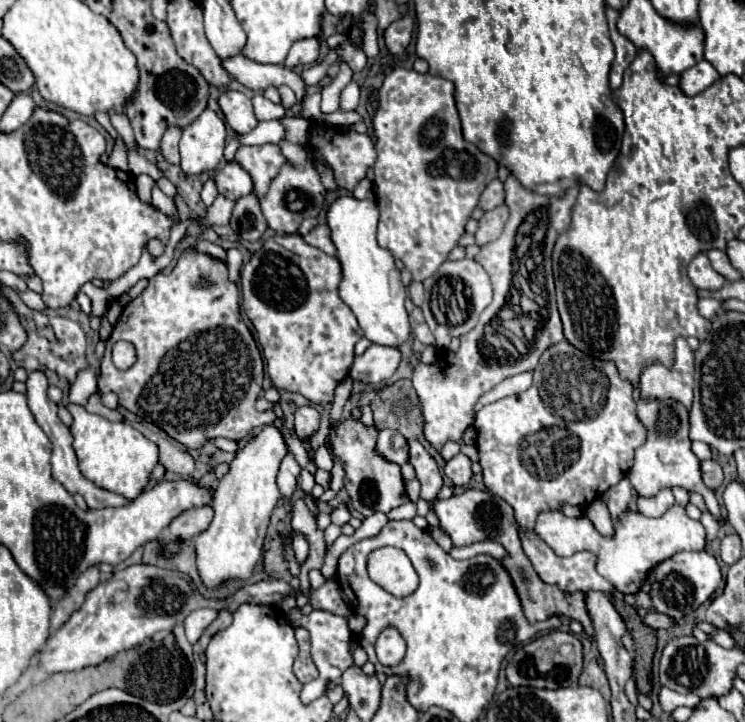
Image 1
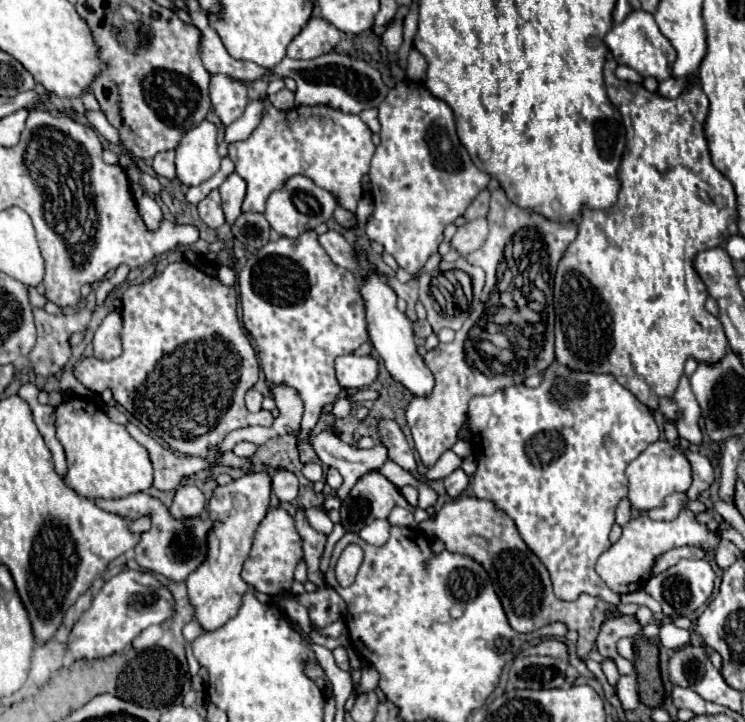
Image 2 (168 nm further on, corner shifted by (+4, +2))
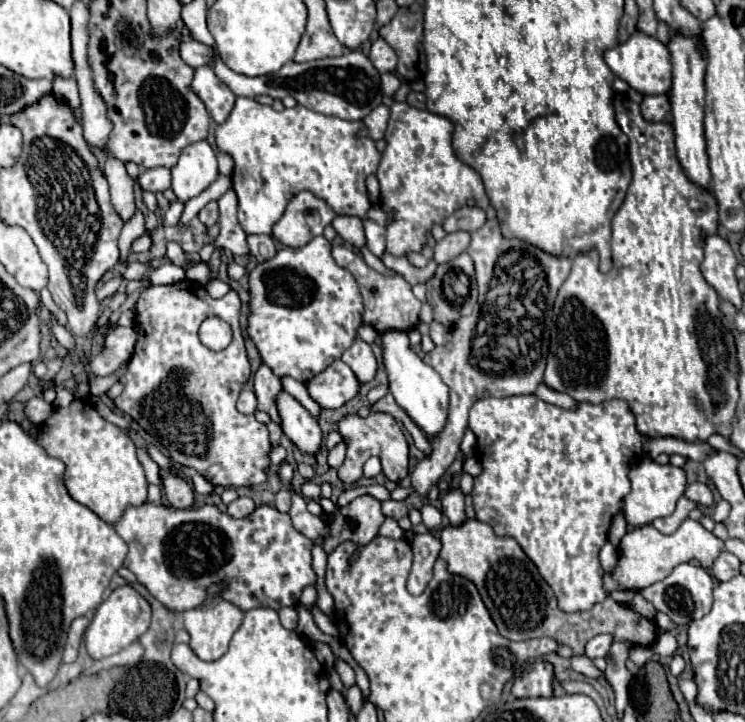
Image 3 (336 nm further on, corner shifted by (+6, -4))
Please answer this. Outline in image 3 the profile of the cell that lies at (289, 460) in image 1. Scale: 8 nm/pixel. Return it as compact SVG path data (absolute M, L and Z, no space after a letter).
M280 489L276 495L274 495L274 507L278 509L278 511L288 511L290 509L290 491L286 491L286 489Z

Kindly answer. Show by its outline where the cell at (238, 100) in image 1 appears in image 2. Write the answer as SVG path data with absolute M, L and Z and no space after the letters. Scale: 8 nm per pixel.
M210 75L210 99L216 115L222 119L224 125L236 121L248 103L246 83L228 75Z

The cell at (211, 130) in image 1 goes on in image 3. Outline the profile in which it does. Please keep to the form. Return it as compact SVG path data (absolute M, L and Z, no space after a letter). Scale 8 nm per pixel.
M196 141L182 149L178 163L172 167L172 191L180 201L200 195L218 177L216 153L208 141Z

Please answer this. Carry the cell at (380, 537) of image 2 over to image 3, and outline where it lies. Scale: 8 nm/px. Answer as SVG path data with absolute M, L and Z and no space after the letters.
M388 517L388 519L382 523L382 527L380 527L380 535L392 537L392 539L402 539L402 537L404 537L404 531L400 529L400 525L398 525L398 521L396 521L394 517Z

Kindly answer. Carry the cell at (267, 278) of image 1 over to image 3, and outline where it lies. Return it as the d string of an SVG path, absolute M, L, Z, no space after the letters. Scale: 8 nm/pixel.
M314 237L304 247L280 249L272 259L258 263L250 275L250 303L248 303L248 337L256 345L262 363L272 369L276 377L294 377L304 383L310 377L322 373L332 361L340 359L342 353L358 337L358 327L362 325L362 295L352 273L338 267L330 255L330 241L324 237Z

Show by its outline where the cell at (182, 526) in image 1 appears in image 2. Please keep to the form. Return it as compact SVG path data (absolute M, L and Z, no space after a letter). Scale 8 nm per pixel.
M190 483L178 487L170 511L176 519L202 517L204 515L204 495L202 495L202 491L196 485L190 485Z

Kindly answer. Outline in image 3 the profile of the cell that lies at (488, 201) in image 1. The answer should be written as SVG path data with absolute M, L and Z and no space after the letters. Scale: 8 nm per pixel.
M466 205L444 221L444 231L446 233L454 233L460 229L474 231L474 229L480 229L484 225L484 221L486 221L486 213L480 207L468 207Z

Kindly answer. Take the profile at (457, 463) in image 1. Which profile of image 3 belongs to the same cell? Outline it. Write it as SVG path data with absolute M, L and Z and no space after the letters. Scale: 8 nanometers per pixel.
M448 489L448 493L442 499L442 511L448 517L450 525L460 525L466 519L464 513L464 495L460 489Z

